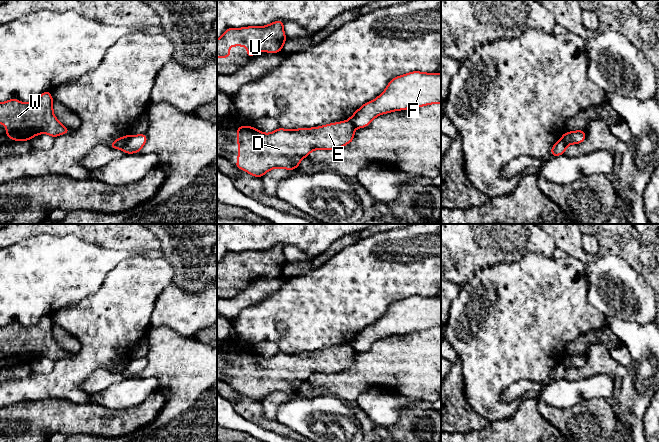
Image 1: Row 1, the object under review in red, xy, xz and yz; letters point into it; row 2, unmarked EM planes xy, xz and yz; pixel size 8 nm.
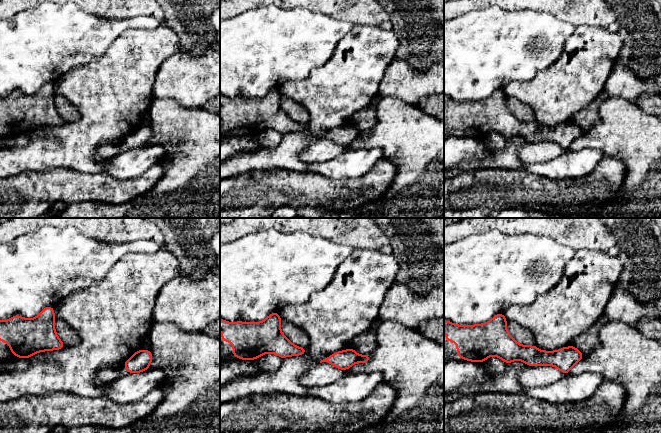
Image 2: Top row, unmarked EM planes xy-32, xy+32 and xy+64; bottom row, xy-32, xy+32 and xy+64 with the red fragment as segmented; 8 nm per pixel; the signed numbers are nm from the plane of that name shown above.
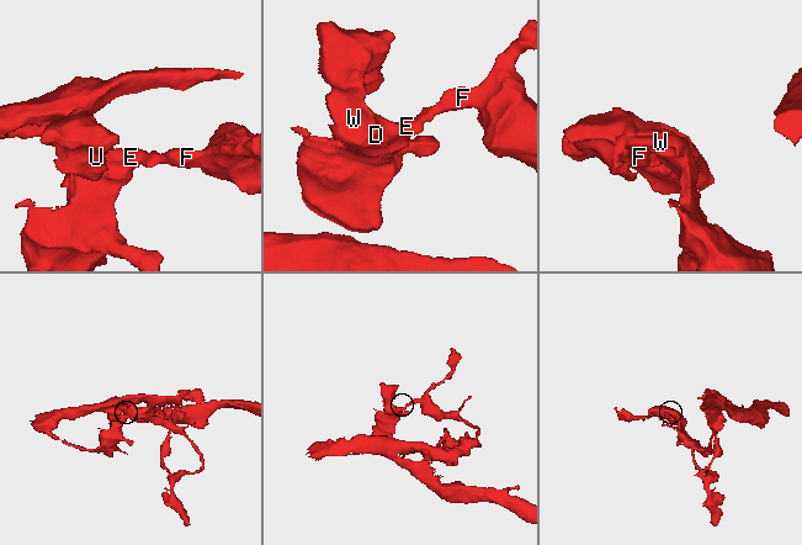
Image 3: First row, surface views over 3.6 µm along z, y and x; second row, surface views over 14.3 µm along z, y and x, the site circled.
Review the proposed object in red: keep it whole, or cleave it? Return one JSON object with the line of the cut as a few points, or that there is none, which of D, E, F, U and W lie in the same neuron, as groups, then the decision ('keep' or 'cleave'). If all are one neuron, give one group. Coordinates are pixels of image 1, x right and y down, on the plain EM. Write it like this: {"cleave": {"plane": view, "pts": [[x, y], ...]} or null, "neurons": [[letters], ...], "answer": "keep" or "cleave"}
{"cleave": {"plane": "xy", "pts": [[130, 360], [122, 372]]}, "neurons": [["D", "E", "U", "W"], ["F"]], "answer": "cleave"}

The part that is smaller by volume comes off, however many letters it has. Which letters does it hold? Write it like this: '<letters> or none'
F

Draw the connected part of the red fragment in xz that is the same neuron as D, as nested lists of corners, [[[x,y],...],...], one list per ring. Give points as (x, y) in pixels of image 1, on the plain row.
[[[349,345],[296,354],[279,351],[268,358],[255,351],[239,350],[238,386],[233,389],[258,402],[273,392],[293,394],[313,374],[337,374],[351,367],[354,354]]]

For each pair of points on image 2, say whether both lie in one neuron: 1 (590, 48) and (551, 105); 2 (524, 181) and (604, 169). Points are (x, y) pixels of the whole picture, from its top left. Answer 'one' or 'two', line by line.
1: one
2: one

